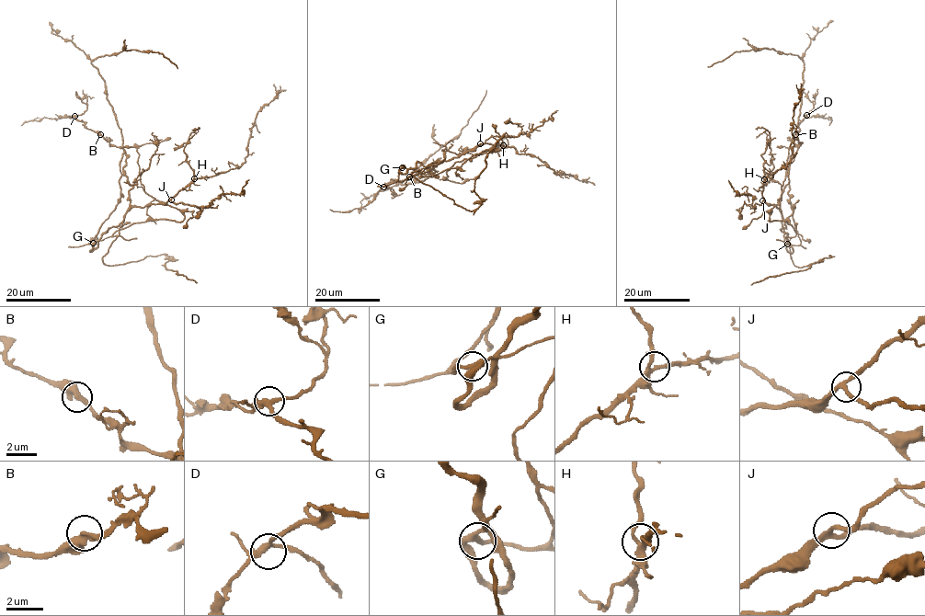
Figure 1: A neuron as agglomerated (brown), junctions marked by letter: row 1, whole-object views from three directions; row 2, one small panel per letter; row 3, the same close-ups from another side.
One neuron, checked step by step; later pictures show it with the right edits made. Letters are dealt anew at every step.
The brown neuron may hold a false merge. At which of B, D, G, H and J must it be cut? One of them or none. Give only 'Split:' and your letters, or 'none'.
Split: none

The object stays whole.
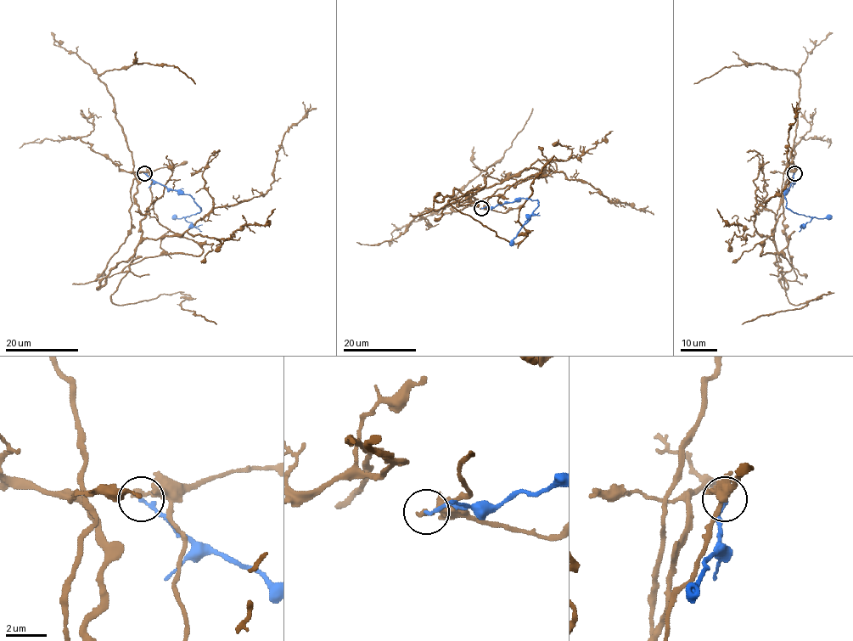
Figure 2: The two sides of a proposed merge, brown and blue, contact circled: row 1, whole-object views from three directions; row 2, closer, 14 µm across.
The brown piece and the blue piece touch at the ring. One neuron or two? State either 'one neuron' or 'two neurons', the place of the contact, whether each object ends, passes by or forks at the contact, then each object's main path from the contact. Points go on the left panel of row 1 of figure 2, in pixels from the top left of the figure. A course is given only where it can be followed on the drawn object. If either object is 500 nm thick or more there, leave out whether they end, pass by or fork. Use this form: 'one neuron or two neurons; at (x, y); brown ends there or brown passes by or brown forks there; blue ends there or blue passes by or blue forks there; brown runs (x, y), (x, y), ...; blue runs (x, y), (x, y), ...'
two neurons; at (144, 173); brown ends there; blue ends there; brown runs (143, 172), (157, 220), (203, 252), (148, 256), (121, 272), (144, 216), (99, 77), (165, 64), (195, 84); blue runs (143, 172), (168, 188), (187, 193), (200, 211), (185, 218), (193, 227), (202, 225)

